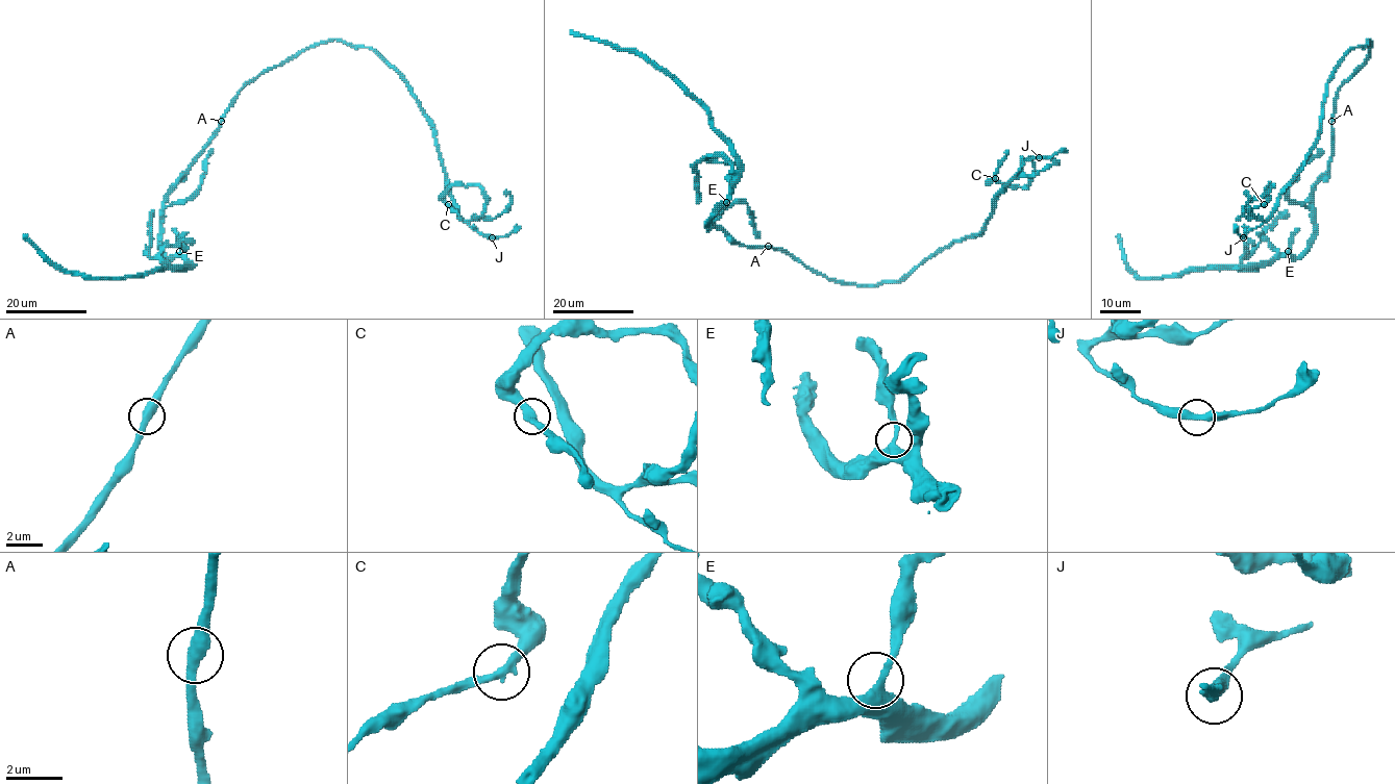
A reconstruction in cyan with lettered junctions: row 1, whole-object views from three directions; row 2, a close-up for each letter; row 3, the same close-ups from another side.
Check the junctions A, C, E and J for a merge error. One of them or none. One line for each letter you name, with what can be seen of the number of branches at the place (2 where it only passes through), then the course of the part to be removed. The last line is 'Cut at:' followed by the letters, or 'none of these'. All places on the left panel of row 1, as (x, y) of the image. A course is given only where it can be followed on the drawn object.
Cut at: none of these

